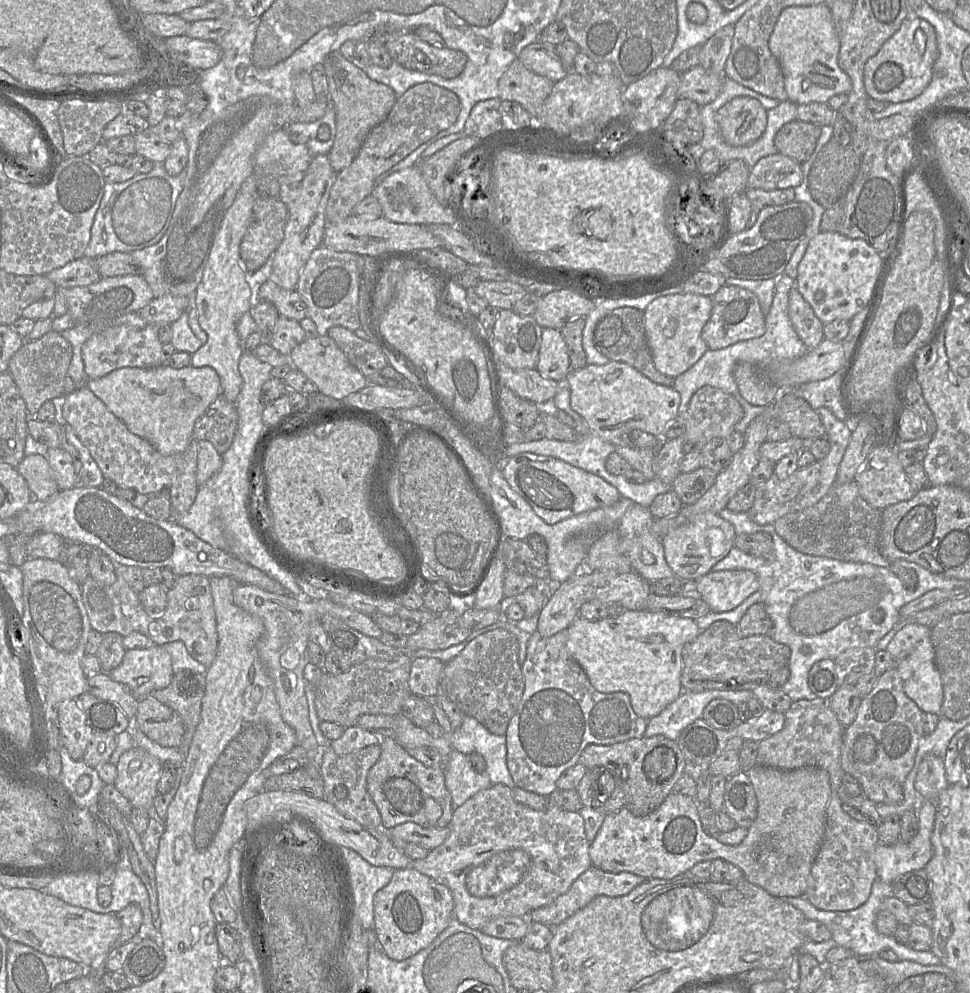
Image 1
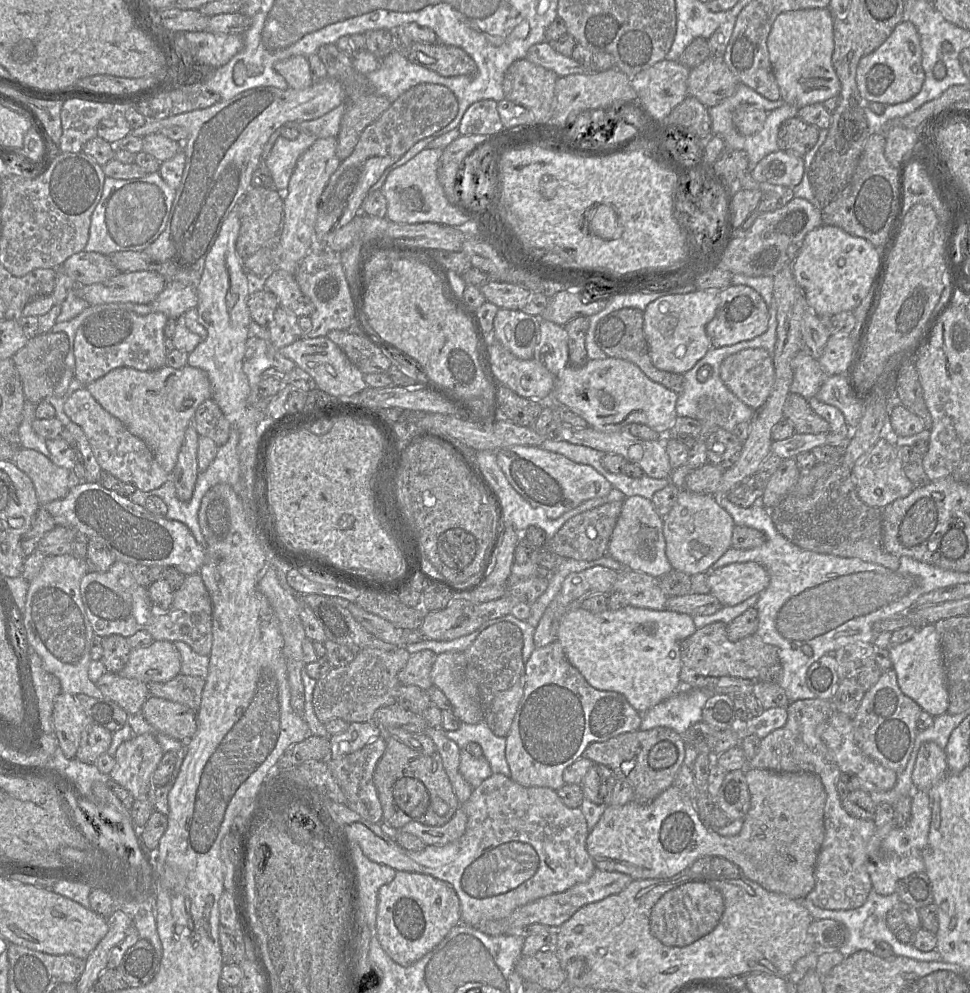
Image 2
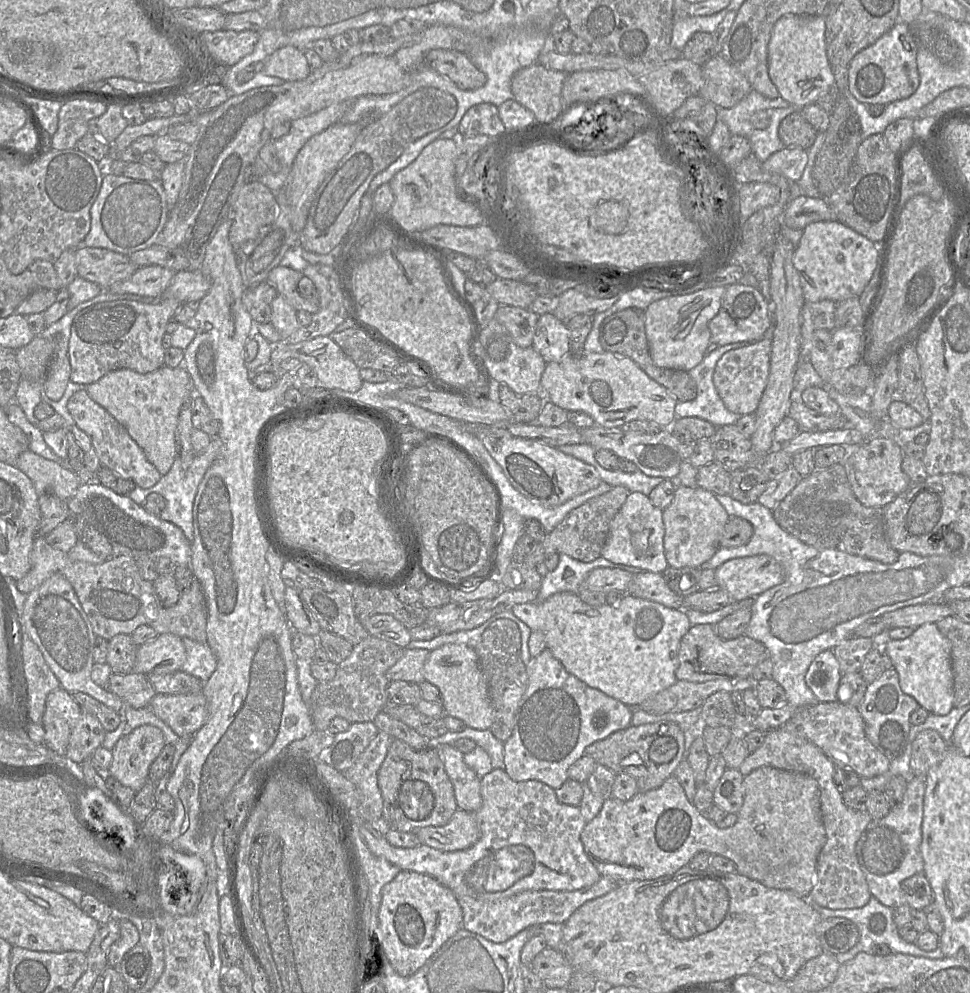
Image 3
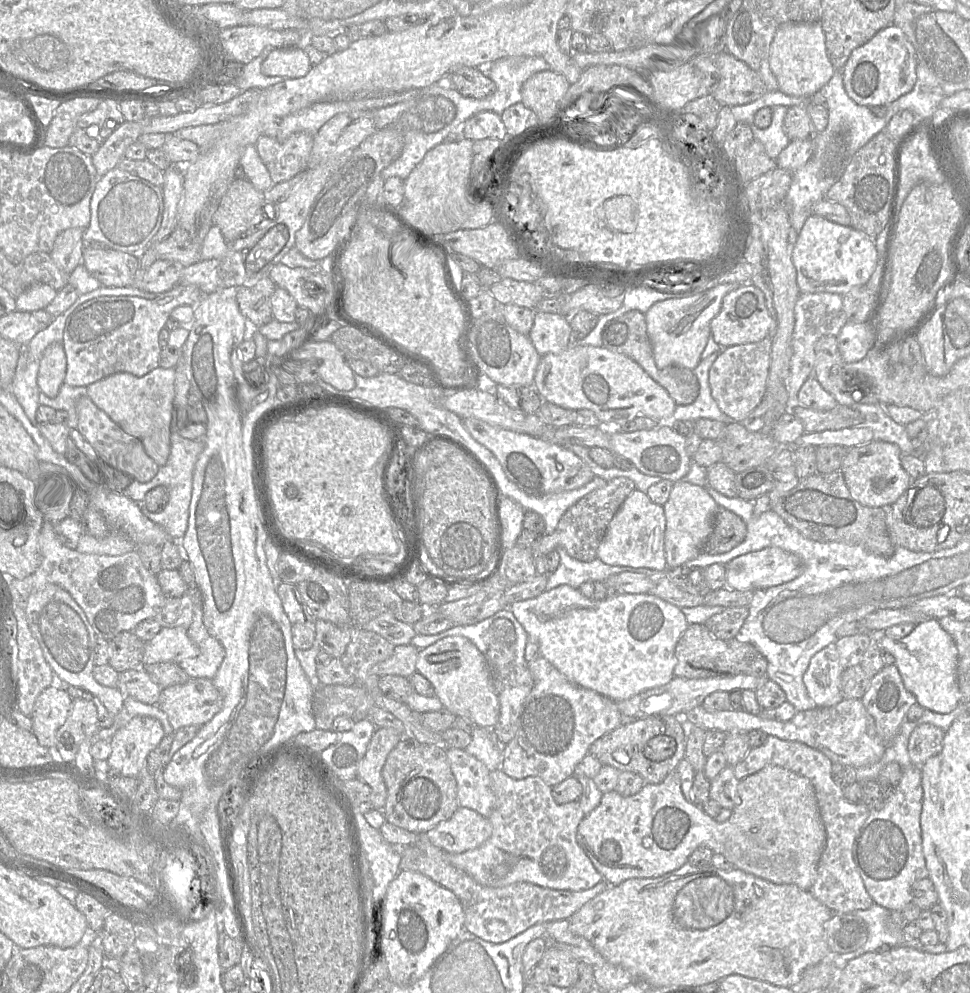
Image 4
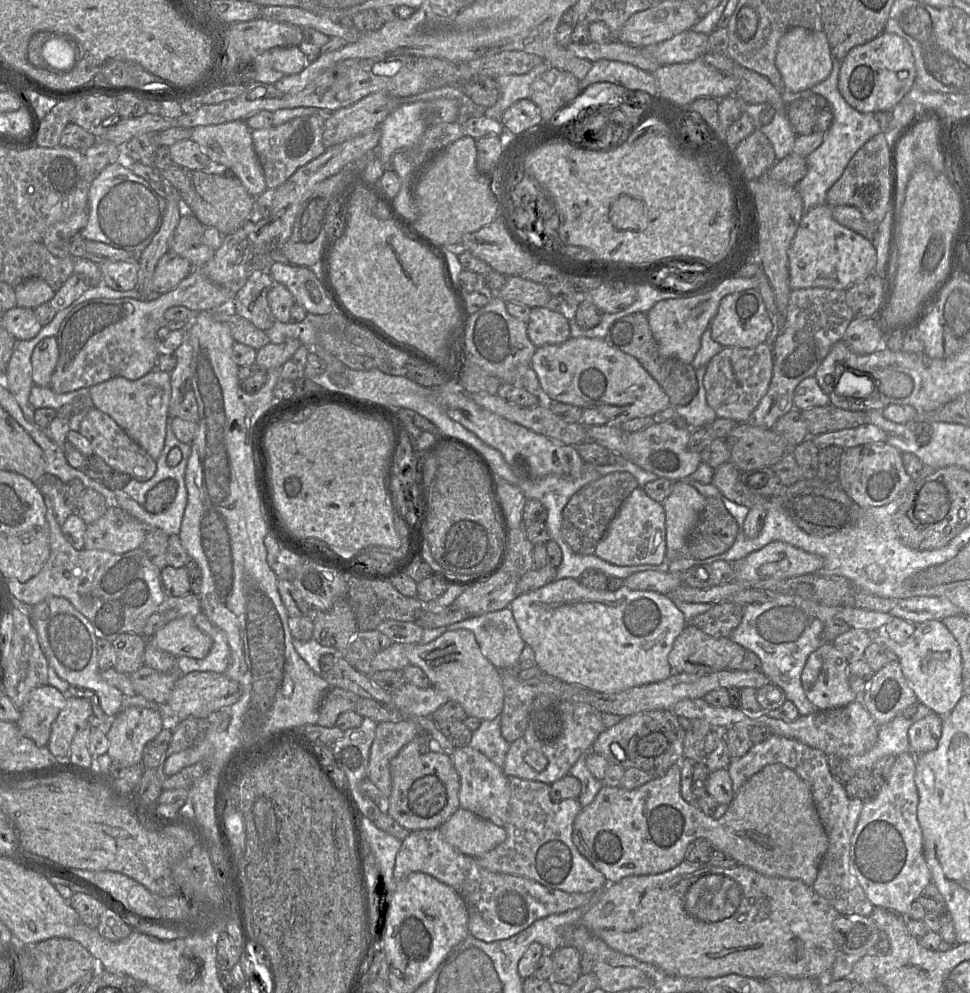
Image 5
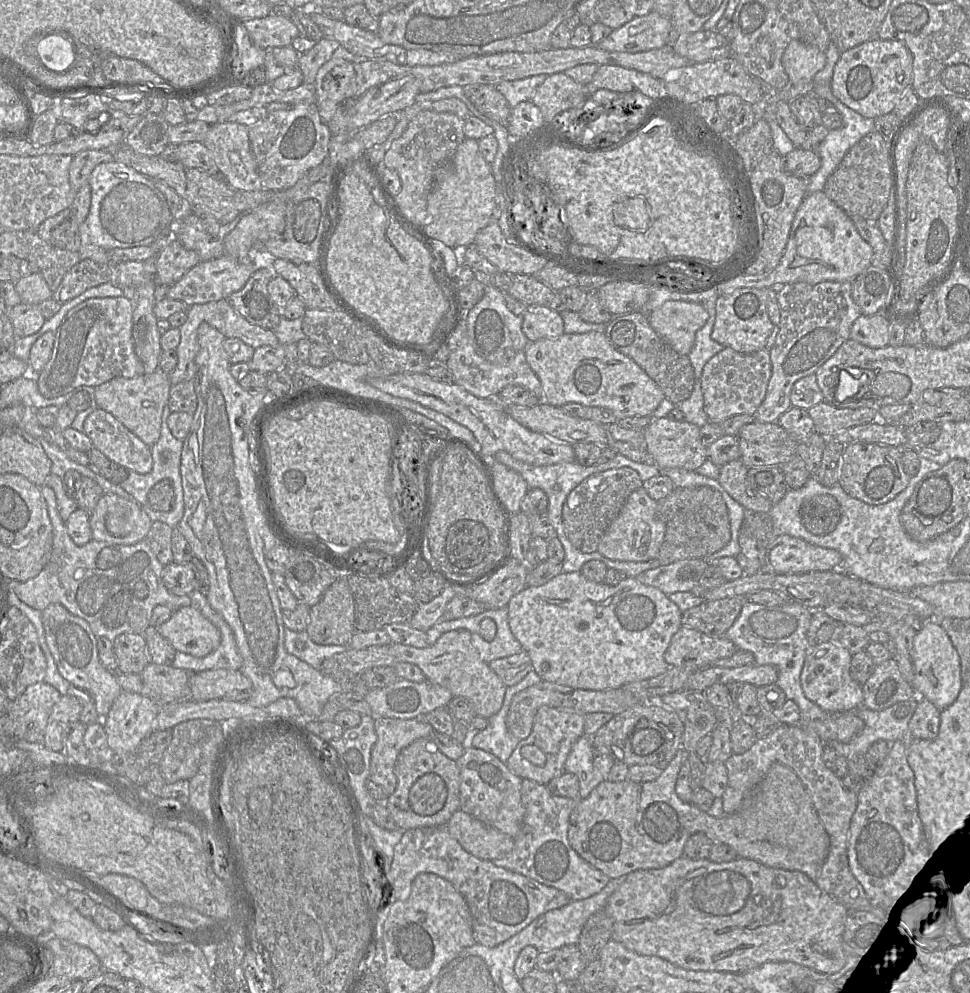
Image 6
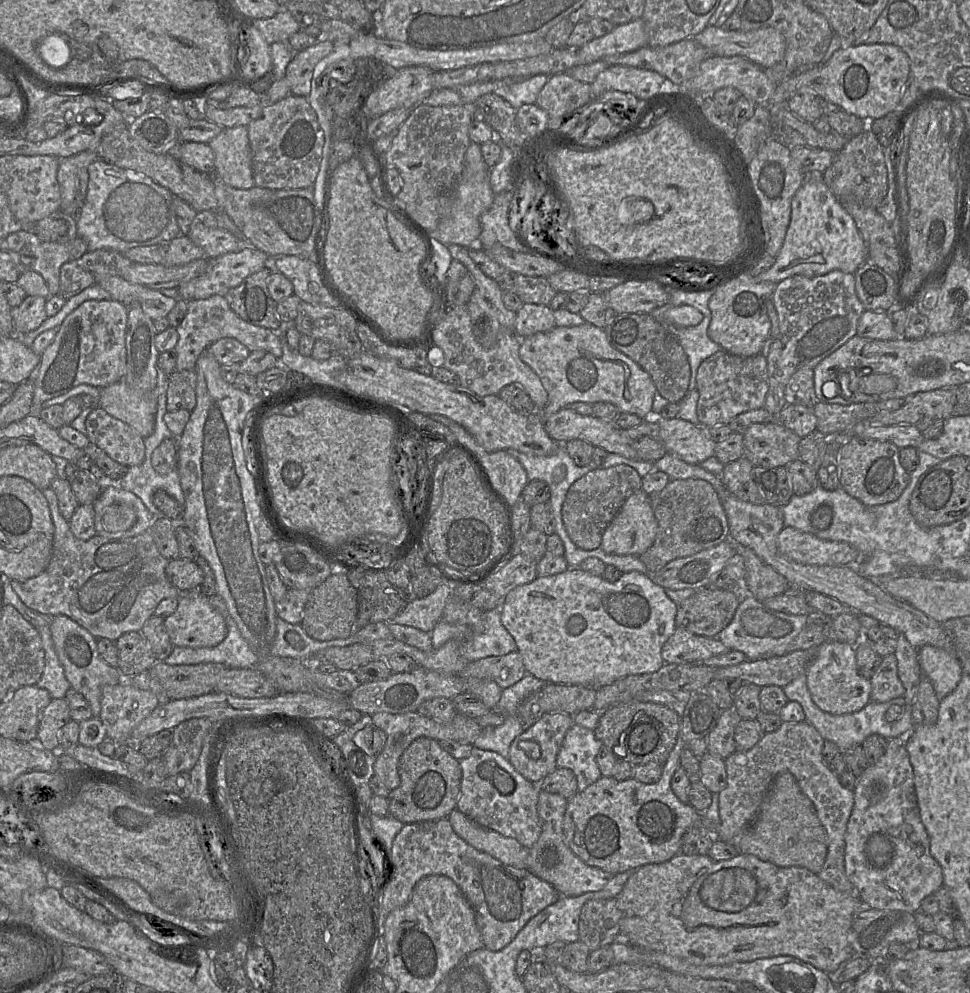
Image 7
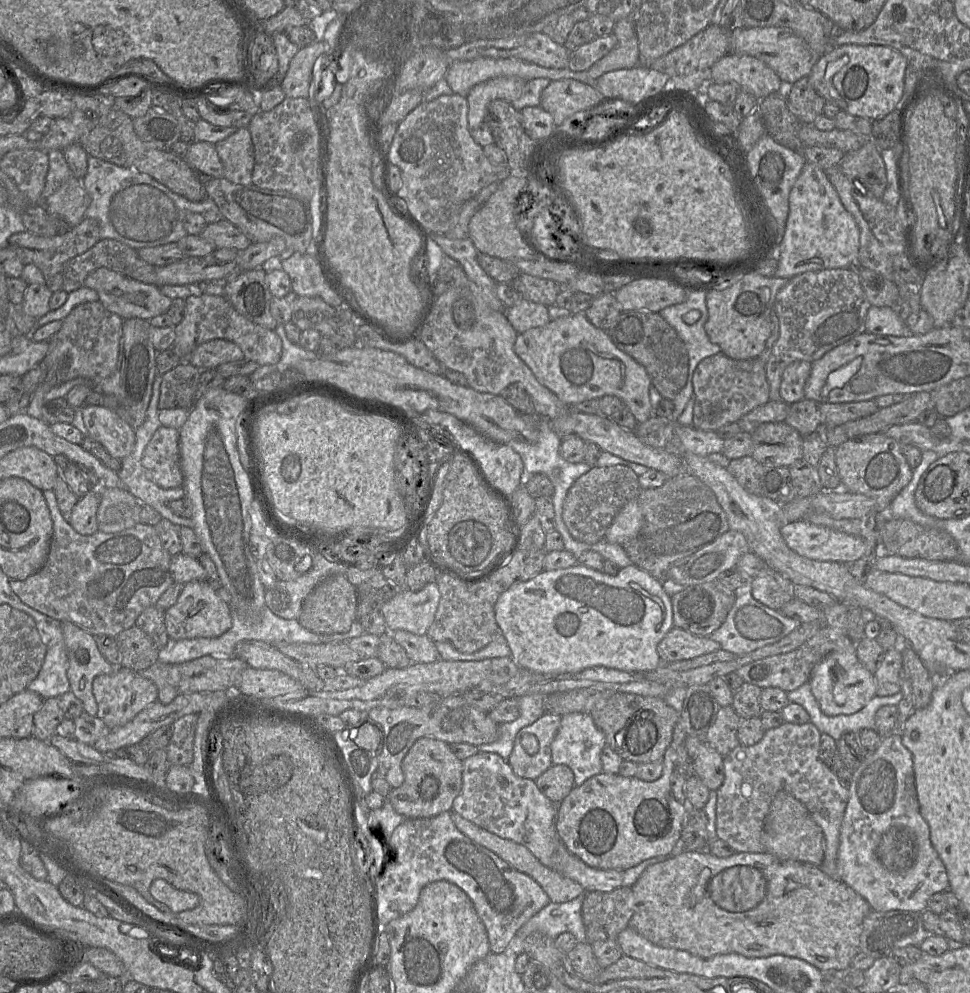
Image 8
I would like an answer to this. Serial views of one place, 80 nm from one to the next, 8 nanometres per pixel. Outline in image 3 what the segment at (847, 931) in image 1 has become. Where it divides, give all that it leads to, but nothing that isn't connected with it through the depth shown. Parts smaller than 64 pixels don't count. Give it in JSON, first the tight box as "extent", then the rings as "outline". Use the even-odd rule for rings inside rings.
{"extent":[810,895,945,964],"outline":[[[871,895],[869,902],[865,906],[860,908],[832,910],[829,908],[821,907],[816,902],[810,902],[810,904],[821,915],[822,918],[830,918],[830,917],[847,918],[857,925],[860,932],[860,939],[858,943],[850,950],[846,951],[845,953],[835,955],[837,961],[840,964],[843,964],[850,959],[853,959],[860,952],[874,953],[875,947],[881,943],[887,944],[891,948],[892,953],[904,953],[913,956],[921,956],[933,959],[941,959],[945,957],[940,946],[935,950],[927,951],[921,949],[914,942],[907,942],[906,940],[904,940],[899,934],[899,927],[894,922],[894,914],[893,914],[894,909],[885,906],[873,895]]]}

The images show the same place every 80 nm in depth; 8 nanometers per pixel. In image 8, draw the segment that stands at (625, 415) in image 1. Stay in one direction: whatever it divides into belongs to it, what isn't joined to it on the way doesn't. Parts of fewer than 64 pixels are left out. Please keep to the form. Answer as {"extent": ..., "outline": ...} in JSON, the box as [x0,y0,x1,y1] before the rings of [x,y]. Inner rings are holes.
{"extent":[514,313,653,424],"outline":[[[584,313],[551,319],[542,327],[518,334],[514,351],[536,379],[567,406],[609,395],[621,399],[638,424],[653,415],[649,396],[652,383],[646,369],[619,350],[608,333],[595,327]]]}

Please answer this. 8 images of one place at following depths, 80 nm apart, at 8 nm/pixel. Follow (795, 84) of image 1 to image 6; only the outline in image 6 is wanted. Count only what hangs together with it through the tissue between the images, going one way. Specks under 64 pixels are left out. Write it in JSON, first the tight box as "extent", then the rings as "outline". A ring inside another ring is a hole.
{"extent":[782,40,826,83],"outline":[[[792,40],[783,53],[782,64],[790,83],[812,81],[826,65],[826,52],[816,46]]]}

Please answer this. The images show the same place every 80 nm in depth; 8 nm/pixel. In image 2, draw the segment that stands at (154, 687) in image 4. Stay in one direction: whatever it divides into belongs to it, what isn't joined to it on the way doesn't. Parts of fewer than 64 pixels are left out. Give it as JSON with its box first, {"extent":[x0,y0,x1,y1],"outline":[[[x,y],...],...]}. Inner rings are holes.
{"extent":[96,671,150,715],"outline":[[[106,671],[96,682],[102,694],[117,703],[128,715],[138,714],[150,696],[148,684]]]}

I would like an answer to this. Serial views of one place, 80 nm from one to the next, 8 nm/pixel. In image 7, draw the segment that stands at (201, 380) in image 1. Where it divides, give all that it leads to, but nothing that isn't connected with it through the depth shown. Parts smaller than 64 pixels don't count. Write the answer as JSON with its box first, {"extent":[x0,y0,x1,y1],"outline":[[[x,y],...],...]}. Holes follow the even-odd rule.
{"extent":[99,381,158,438],"outline":[[[119,381],[101,388],[99,407],[146,438],[154,431],[157,401],[158,384],[151,391],[136,391]]]}

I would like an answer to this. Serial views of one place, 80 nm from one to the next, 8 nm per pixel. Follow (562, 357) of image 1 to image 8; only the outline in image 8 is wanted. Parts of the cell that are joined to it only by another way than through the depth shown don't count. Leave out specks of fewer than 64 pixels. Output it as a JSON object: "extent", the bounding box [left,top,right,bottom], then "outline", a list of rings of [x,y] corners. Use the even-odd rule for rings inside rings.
{"extent":[504,297,551,334],"outline":[[[523,297],[514,306],[506,307],[504,314],[518,334],[531,328],[542,327],[551,320],[548,307]]]}

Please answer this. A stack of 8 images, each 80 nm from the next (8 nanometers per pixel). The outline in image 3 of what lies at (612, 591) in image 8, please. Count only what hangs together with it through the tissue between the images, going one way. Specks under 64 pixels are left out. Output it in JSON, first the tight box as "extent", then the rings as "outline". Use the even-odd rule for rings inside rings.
{"extent":[511,591,692,709],"outline":[[[565,591],[551,595],[542,603],[529,602],[516,604],[512,607],[511,611],[517,618],[528,625],[532,631],[539,630],[545,634],[547,648],[551,651],[553,656],[562,663],[570,674],[576,676],[588,686],[602,691],[606,695],[619,700],[633,709],[638,708],[638,706],[645,700],[670,687],[677,681],[675,672],[679,665],[678,650],[680,641],[692,626],[688,616],[684,612],[684,609],[669,608],[660,603],[637,598],[631,595],[625,595],[617,606],[612,606],[609,604],[591,606],[583,602],[576,593]]]}

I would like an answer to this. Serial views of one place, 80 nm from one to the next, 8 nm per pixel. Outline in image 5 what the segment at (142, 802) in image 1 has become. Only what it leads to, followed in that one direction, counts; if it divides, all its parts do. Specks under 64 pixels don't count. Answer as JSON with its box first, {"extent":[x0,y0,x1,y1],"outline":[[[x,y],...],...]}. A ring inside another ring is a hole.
{"extent":[107,706,163,765],"outline":[[[125,706],[111,720],[107,731],[109,748],[107,754],[112,761],[123,765],[136,765],[142,763],[145,745],[154,739],[163,729],[163,720],[159,708],[143,708]]]}

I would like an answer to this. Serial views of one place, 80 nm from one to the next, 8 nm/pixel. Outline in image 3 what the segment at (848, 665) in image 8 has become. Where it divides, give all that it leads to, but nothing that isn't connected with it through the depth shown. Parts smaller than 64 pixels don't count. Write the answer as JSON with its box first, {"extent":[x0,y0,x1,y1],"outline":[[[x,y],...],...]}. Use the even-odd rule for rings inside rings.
{"extent":[805,650,841,703],"outline":[[[833,650],[819,653],[811,662],[805,683],[820,703],[837,701],[837,689],[841,679],[841,670]]]}

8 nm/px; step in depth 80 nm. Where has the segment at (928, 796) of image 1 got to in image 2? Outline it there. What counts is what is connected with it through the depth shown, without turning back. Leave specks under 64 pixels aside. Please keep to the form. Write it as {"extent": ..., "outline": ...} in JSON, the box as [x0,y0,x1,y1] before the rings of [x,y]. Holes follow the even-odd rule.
{"extent":[912,741,948,793],"outline":[[[932,741],[921,745],[912,771],[912,782],[916,789],[926,793],[948,773],[946,753]]]}

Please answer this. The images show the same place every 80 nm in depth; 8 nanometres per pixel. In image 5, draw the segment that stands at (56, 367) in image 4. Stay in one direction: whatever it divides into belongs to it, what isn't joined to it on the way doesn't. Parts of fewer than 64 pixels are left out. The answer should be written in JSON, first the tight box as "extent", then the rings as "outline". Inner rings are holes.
{"extent":[31,337,58,387],"outline":[[[56,337],[44,338],[36,345],[31,357],[32,380],[35,385],[49,387],[58,358]]]}

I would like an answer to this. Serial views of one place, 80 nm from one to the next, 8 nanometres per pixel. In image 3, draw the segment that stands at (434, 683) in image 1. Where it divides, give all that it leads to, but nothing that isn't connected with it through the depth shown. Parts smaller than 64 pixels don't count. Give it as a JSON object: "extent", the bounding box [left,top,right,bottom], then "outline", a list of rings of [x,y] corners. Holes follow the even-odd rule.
{"extent":[386,648,430,683],"outline":[[[404,648],[402,657],[388,669],[386,677],[389,681],[402,680],[421,683],[425,680],[423,668],[430,651],[420,648]]]}

